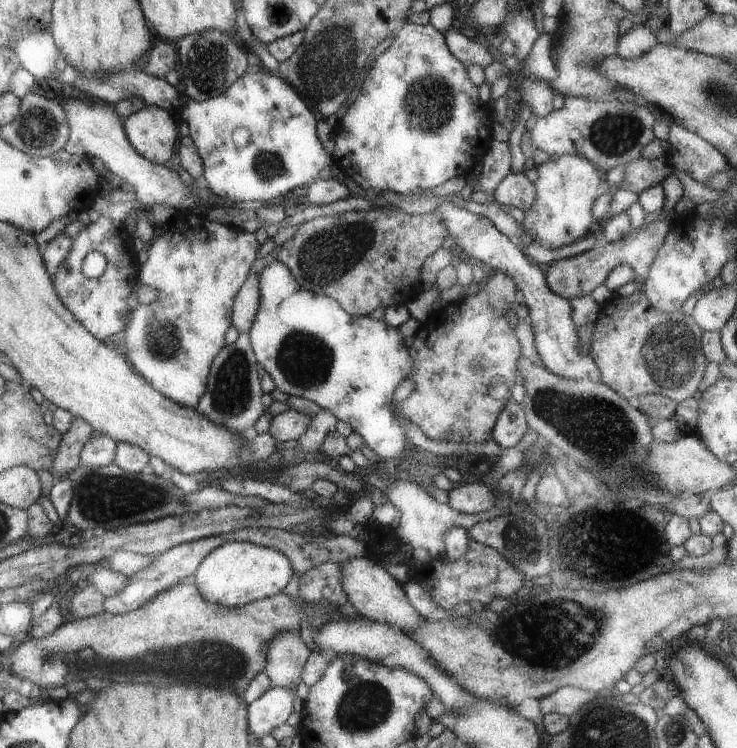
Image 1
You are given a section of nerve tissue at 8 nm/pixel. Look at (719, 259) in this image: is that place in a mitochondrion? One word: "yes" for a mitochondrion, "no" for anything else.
no

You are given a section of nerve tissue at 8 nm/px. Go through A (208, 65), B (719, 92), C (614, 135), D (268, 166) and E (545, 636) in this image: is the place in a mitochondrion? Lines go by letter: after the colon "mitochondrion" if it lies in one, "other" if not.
A: mitochondrion
B: mitochondrion
C: mitochondrion
D: mitochondrion
E: mitochondrion

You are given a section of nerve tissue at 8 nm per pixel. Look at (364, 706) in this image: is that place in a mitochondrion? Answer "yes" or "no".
yes

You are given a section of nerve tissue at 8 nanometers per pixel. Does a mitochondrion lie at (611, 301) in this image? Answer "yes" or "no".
no

